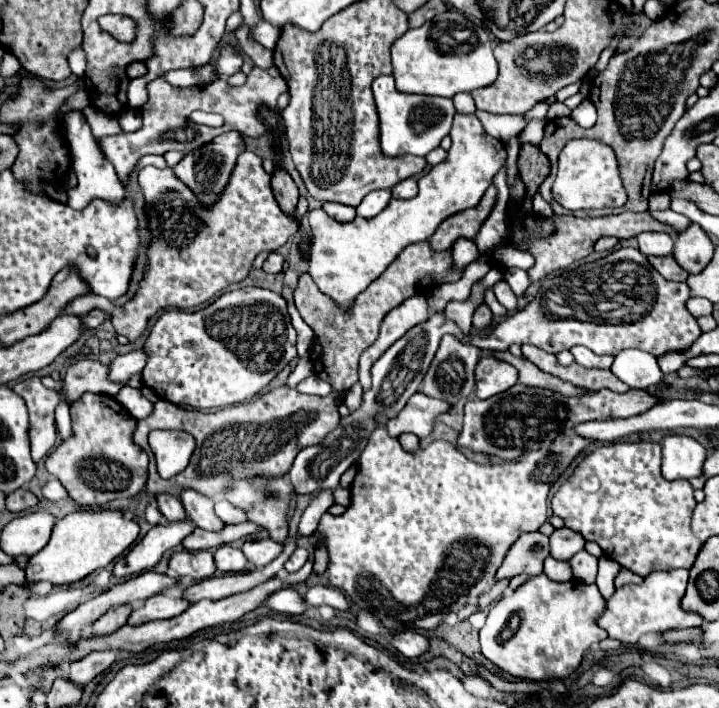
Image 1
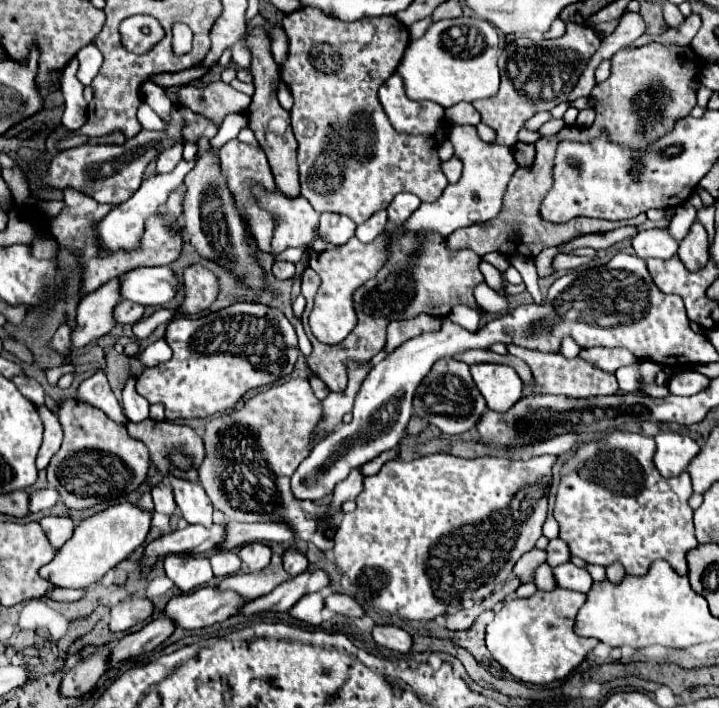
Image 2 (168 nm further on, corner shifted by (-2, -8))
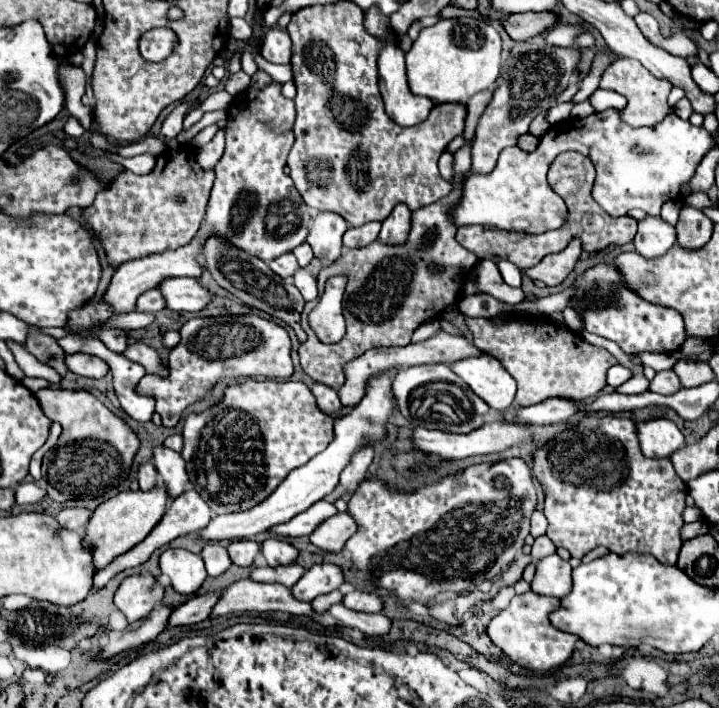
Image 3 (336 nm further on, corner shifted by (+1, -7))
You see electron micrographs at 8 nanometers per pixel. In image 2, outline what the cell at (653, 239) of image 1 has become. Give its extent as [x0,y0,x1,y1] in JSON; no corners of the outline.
[633,228,679,260]

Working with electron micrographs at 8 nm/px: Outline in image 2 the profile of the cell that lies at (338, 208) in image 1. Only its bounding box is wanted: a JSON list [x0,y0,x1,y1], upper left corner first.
[319,212,357,244]

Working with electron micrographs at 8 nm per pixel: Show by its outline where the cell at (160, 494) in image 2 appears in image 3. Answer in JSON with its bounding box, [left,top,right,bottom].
[138,463,158,491]

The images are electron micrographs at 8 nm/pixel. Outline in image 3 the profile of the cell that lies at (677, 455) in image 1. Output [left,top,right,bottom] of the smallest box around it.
[636,417,684,457]

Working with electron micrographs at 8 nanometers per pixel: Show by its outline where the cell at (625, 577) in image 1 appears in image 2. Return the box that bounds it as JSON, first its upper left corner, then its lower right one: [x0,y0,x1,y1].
[607,562,627,584]

